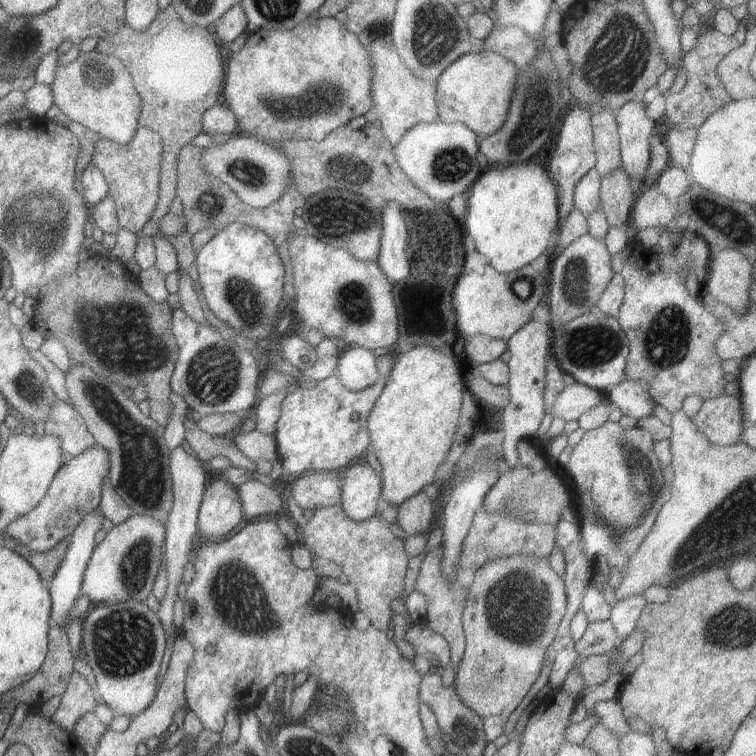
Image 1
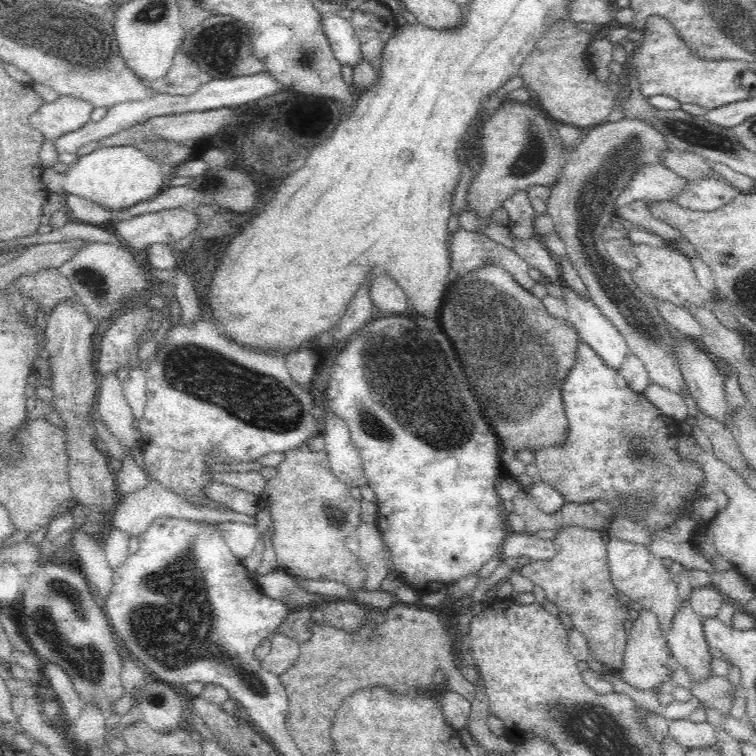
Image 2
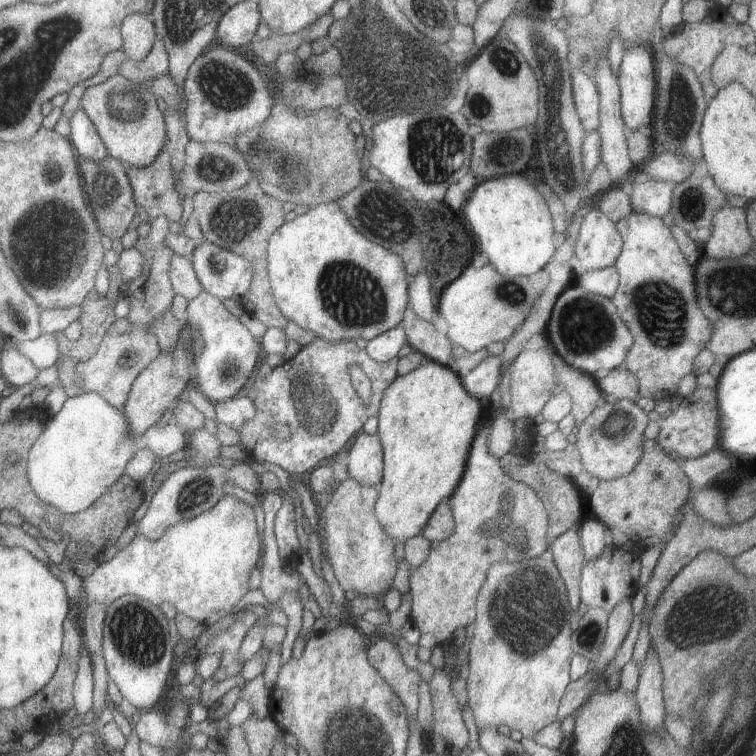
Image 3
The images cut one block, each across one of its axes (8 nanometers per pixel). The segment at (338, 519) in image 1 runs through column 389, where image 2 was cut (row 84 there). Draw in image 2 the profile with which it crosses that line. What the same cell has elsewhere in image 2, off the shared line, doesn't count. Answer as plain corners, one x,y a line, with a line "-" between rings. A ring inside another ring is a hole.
568,18
558,20
540,38
534,52
518,70
518,76
524,76
524,84
532,84
532,88
536,90
534,94
538,96
538,106
546,114
550,114
554,122
566,122
586,132
594,126
604,124
606,118
612,114
614,94
618,88
628,94
628,80
620,80
616,84
610,84
606,80
600,82
600,78
592,72
588,60
588,46
592,38
594,34
578,30
576,22
570,22

